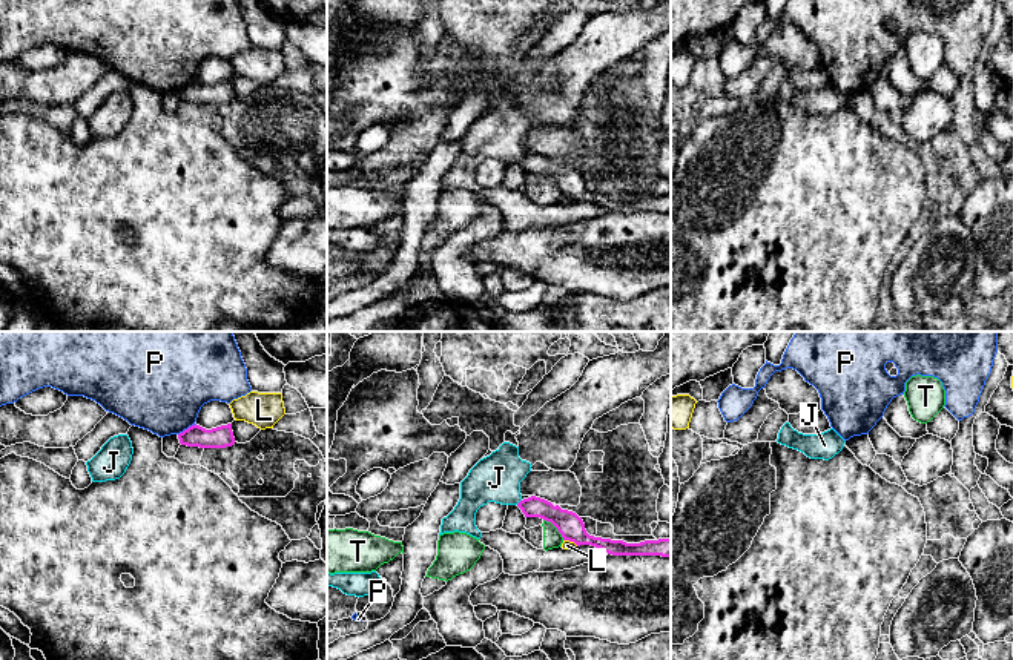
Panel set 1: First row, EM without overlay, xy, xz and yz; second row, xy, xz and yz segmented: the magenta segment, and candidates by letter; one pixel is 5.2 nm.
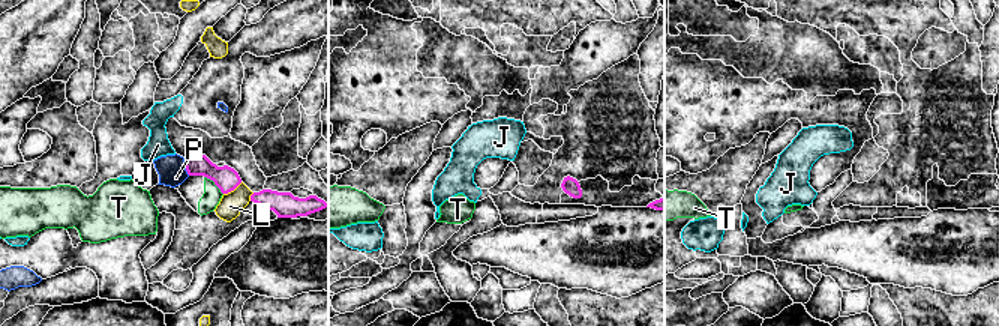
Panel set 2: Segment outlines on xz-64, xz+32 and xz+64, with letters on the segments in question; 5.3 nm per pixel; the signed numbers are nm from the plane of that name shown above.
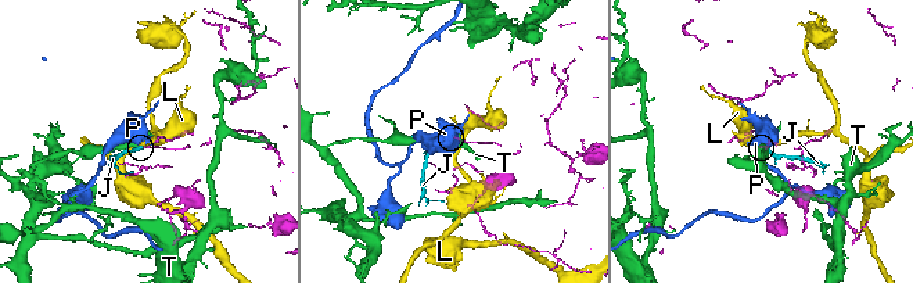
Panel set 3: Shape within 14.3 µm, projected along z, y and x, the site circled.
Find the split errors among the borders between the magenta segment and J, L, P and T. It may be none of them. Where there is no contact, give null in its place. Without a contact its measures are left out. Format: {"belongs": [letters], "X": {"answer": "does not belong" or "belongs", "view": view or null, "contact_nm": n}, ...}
{"belongs": [], "J": {"answer": "does not belong", "view": "xz", "contact_nm": 40}, "L": {"answer": "does not belong", "view": "xz", "contact_nm": 90}, "P": {"answer": "does not belong", "view": "xy", "contact_nm": 110}, "T": {"answer": "does not belong", "view": "xz", "contact_nm": 160}}

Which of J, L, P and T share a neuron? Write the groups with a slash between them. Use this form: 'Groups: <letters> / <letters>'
Groups: J / L / P / T

